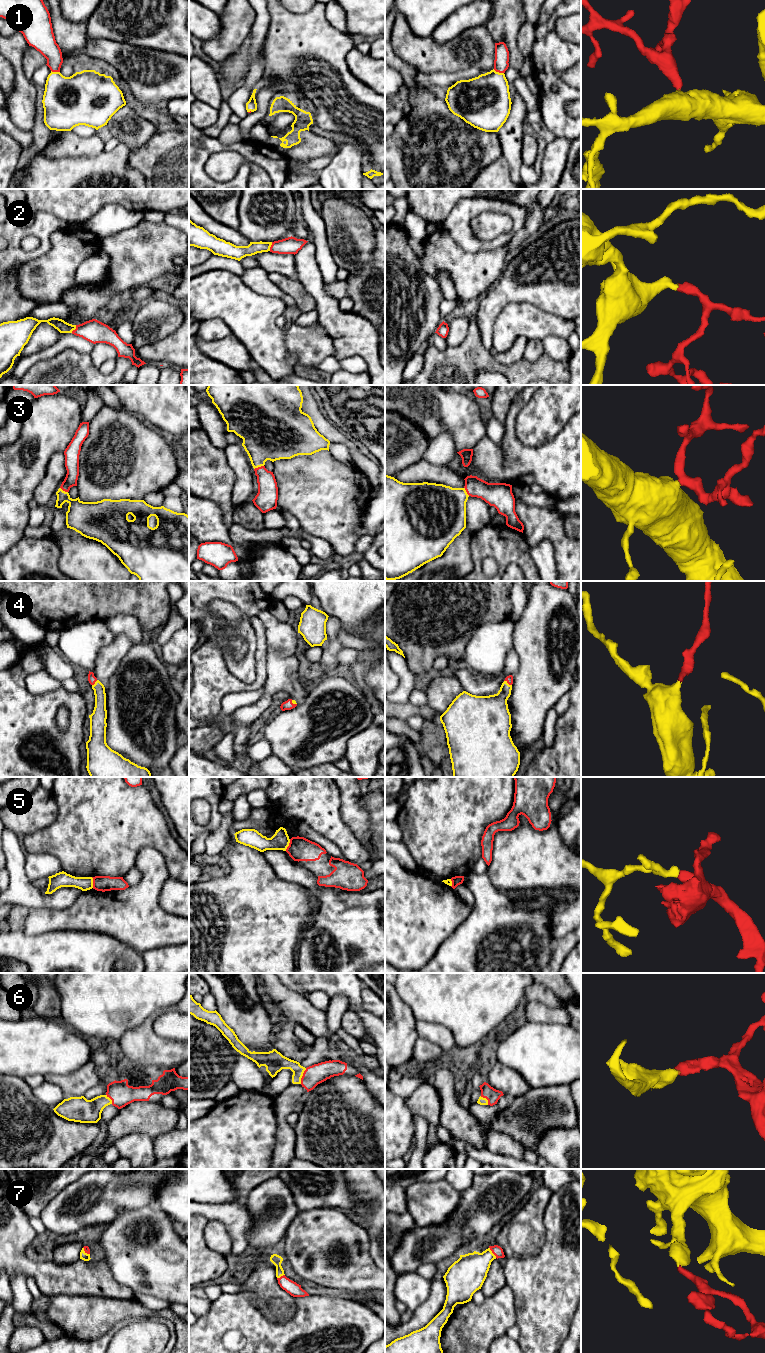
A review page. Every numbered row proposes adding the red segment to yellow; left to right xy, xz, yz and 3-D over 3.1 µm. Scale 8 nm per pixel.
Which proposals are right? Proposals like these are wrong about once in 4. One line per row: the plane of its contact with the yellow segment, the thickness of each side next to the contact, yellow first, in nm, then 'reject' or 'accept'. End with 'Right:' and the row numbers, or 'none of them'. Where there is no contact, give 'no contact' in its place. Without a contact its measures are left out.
1: yz | 400/120 nm | accept
2: xy | 100/190 nm | accept
3: xz | 380/170 nm | accept
4: yz | 240/60 nm | accept
5: xz | 150/190 nm | reject
6: xz | 160/160 nm | accept
7: yz | 280/80 nm | accept
Right: 1, 2, 3, 4, 6, 7

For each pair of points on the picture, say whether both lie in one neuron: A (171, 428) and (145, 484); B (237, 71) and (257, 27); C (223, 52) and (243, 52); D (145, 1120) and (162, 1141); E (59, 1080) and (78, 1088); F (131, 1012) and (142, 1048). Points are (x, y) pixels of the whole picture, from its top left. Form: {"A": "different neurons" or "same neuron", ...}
{"A": "different neurons", "B": "different neurons", "C": "different neurons", "D": "different neurons", "E": "same neuron", "F": "different neurons"}

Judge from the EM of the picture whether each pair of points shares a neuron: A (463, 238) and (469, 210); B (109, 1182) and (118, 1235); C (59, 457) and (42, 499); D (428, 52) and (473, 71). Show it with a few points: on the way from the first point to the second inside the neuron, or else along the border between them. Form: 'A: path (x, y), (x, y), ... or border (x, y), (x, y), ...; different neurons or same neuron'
A: path (463, 231), (463, 217); same neuron
B: border (137, 1209), (120, 1209), (118, 1214), (108, 1223); different neurons
C: path (56, 467), (55, 475), (46, 489); same neuron
D: border (481, 70), (469, 66), (454, 73), (444, 73); different neurons

